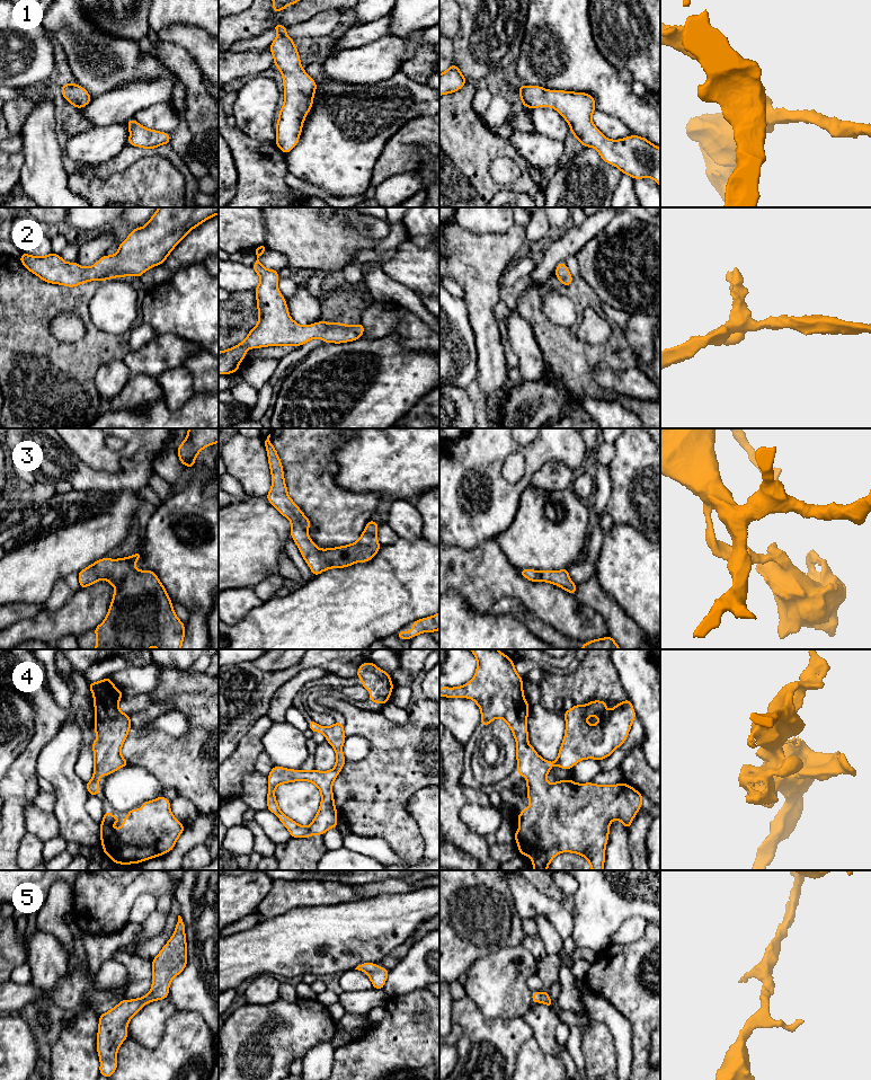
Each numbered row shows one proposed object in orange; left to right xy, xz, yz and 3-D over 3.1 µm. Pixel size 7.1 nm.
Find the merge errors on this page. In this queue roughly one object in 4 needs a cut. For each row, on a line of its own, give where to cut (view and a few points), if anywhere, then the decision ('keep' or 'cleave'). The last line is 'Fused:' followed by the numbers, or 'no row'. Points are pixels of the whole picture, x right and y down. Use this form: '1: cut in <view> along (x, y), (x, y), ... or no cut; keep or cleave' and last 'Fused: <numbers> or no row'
1: no cut; keep
2: no cut; keep
3: cut in xz along (320, 549), (321, 568), (312, 572); cleave
4: no cut; keep
5: no cut; keep
Fused: 3

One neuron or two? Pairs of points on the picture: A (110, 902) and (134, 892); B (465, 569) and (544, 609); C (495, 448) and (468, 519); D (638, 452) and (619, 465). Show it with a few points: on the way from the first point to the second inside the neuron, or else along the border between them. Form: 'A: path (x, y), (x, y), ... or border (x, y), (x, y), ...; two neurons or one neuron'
A: path (116, 901), (129, 894); one neuron
B: path (485, 575), (500, 578), (525, 591); one neuron
C: path (477, 466), (473, 469), (472, 501); one neuron
D: path (633, 457), (623, 465); one neuron

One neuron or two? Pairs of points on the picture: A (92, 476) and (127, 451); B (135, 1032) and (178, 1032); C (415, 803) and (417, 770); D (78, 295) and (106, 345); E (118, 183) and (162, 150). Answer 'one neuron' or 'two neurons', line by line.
A: two neurons
B: two neurons
C: two neurons
D: one neuron
E: two neurons

